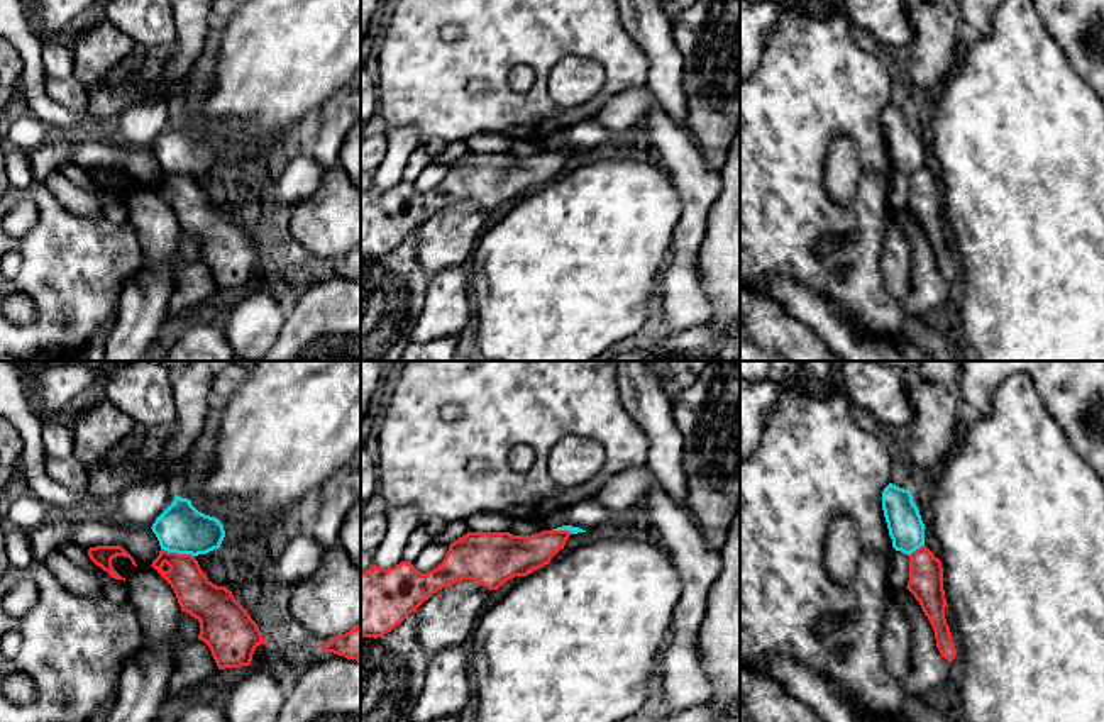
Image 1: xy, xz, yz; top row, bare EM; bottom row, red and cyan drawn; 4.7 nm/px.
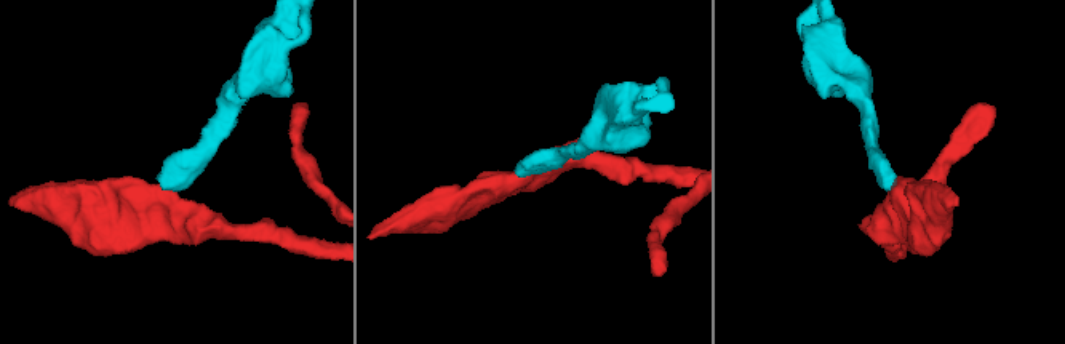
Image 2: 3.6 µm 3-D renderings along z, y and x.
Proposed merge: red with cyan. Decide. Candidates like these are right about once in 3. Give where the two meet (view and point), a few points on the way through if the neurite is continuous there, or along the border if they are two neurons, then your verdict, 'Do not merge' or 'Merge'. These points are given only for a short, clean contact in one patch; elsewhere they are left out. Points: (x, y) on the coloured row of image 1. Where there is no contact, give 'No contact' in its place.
Touches red at xy (176, 553). Boundary: xy (161, 548), (193, 556). Do not merge

